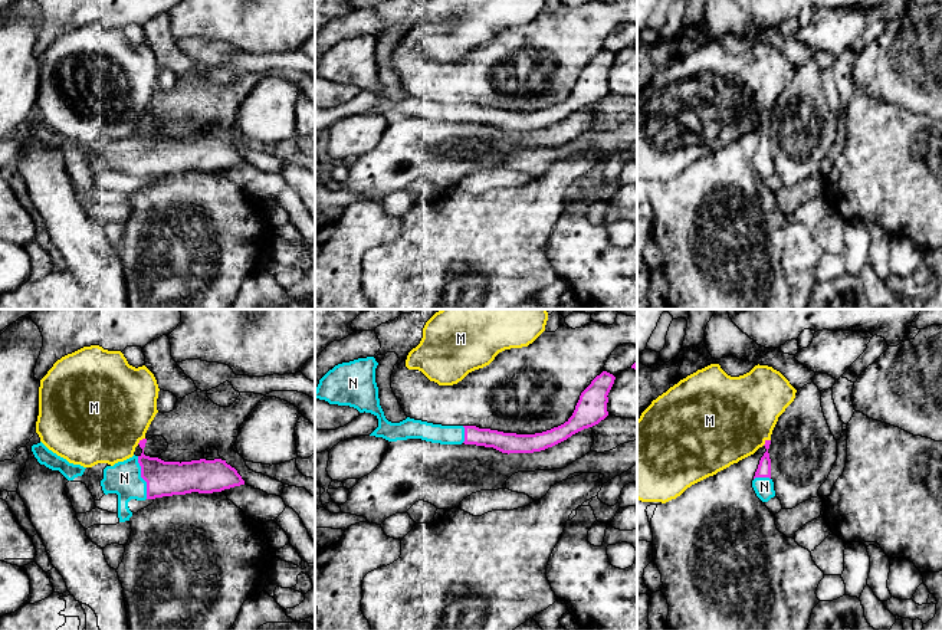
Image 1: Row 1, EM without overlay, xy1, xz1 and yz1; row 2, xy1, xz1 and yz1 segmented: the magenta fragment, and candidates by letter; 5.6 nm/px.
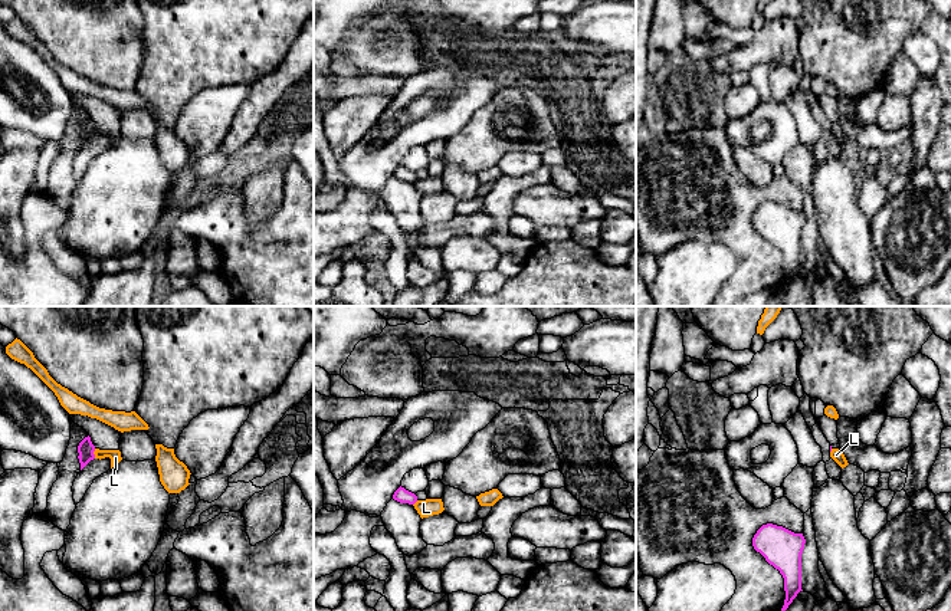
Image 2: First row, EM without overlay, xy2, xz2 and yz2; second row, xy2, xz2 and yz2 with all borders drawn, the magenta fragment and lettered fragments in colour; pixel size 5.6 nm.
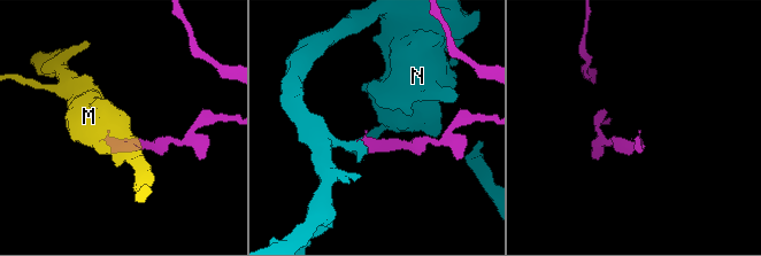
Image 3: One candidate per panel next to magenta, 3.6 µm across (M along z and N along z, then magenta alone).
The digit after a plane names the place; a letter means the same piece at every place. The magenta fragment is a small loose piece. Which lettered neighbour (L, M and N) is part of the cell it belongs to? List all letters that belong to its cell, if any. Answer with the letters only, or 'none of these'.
N

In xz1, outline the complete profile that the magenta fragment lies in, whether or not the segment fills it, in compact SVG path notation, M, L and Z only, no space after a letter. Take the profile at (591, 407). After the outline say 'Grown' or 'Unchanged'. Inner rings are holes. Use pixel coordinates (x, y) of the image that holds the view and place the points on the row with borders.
M374 357L358 358L349 362L342 362L329 370L321 380L315 390L315 398L325 400L329 404L349 406L357 408L360 413L371 413L378 419L378 427L370 434L383 437L388 442L421 439L431 443L440 444L476 444L485 447L493 447L502 453L534 453L552 447L572 434L598 424L608 416L607 403L608 393L614 384L616 377L607 371L597 375L591 384L581 393L580 400L575 406L572 416L561 426L551 430L535 433L535 434L516 434L503 433L490 429L479 429L476 426L442 426L421 420L407 417L400 423L391 423L385 419L384 411L380 406L378 387L375 383L375 368L378 362Z. Grown

